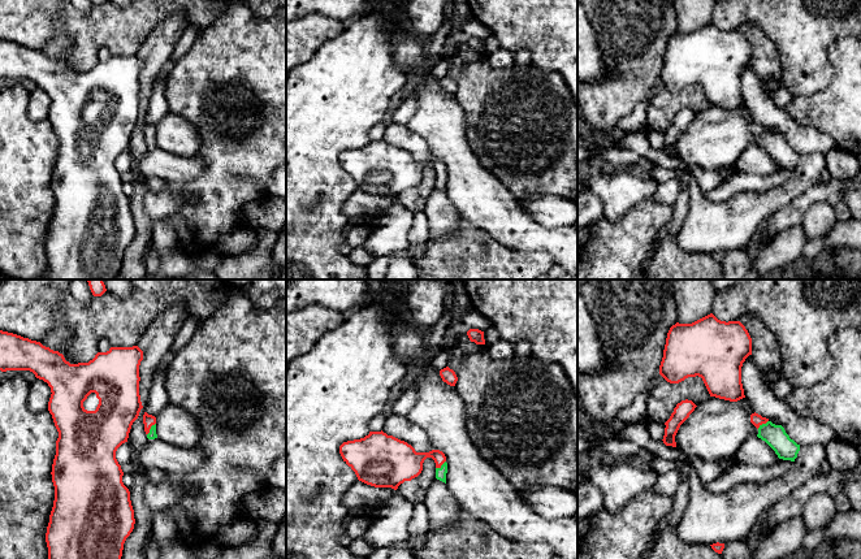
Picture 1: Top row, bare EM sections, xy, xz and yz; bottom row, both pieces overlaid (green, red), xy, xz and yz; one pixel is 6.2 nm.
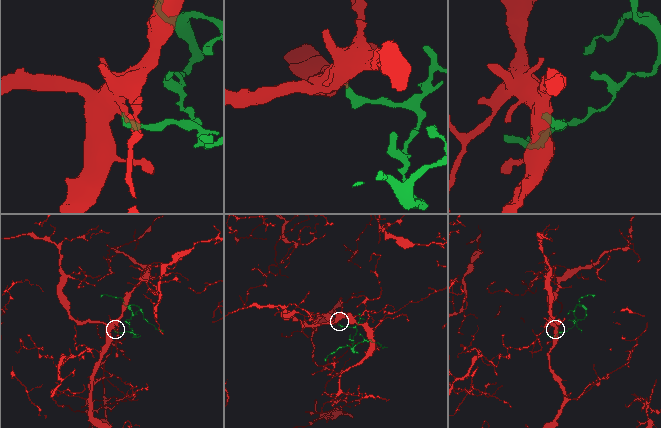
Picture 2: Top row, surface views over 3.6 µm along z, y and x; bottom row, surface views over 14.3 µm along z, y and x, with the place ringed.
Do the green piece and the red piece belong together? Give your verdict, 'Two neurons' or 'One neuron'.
One neuron

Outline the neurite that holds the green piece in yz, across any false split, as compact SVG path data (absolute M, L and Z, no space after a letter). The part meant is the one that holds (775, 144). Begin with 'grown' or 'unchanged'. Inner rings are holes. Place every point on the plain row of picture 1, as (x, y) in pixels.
grown | M756 121L750 124L750 131L758 138L757 146L765 150L779 168L795 170L800 153L789 147L782 134L775 134Z

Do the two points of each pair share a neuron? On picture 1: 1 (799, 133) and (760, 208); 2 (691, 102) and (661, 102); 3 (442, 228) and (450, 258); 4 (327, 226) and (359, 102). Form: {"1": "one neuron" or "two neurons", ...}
{"1": "two neurons", "2": "one neuron", "3": "two neurons", "4": "one neuron"}

